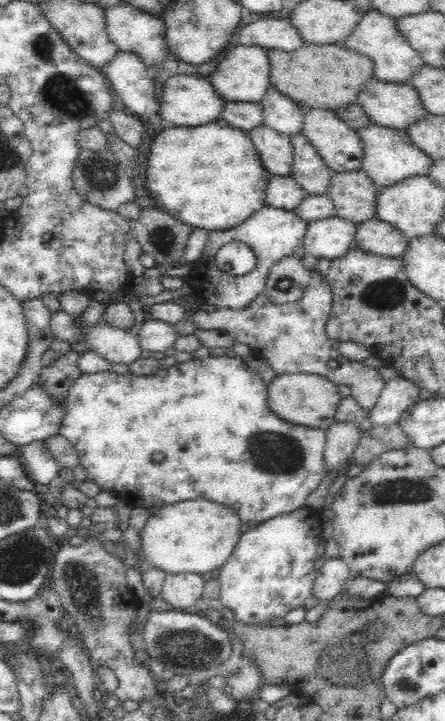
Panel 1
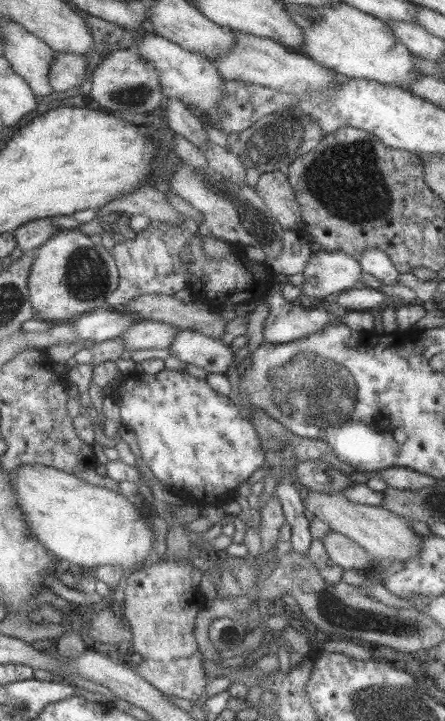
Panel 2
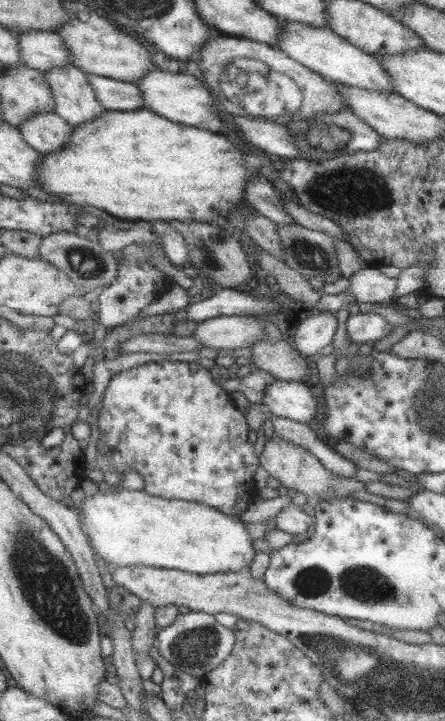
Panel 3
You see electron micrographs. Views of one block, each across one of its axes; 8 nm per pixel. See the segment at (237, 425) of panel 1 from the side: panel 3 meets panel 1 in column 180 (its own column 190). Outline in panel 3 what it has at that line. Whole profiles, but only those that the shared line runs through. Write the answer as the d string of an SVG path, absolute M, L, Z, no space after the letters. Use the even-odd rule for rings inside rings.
M149 362L113 376L103 392L101 410L97 410L99 442L109 450L109 460L123 480L127 468L143 476L143 492L165 500L187 500L207 504L223 516L241 516L257 500L253 474L259 466L253 444L247 442L249 426L237 410L227 390L219 388L209 370L195 362Z

